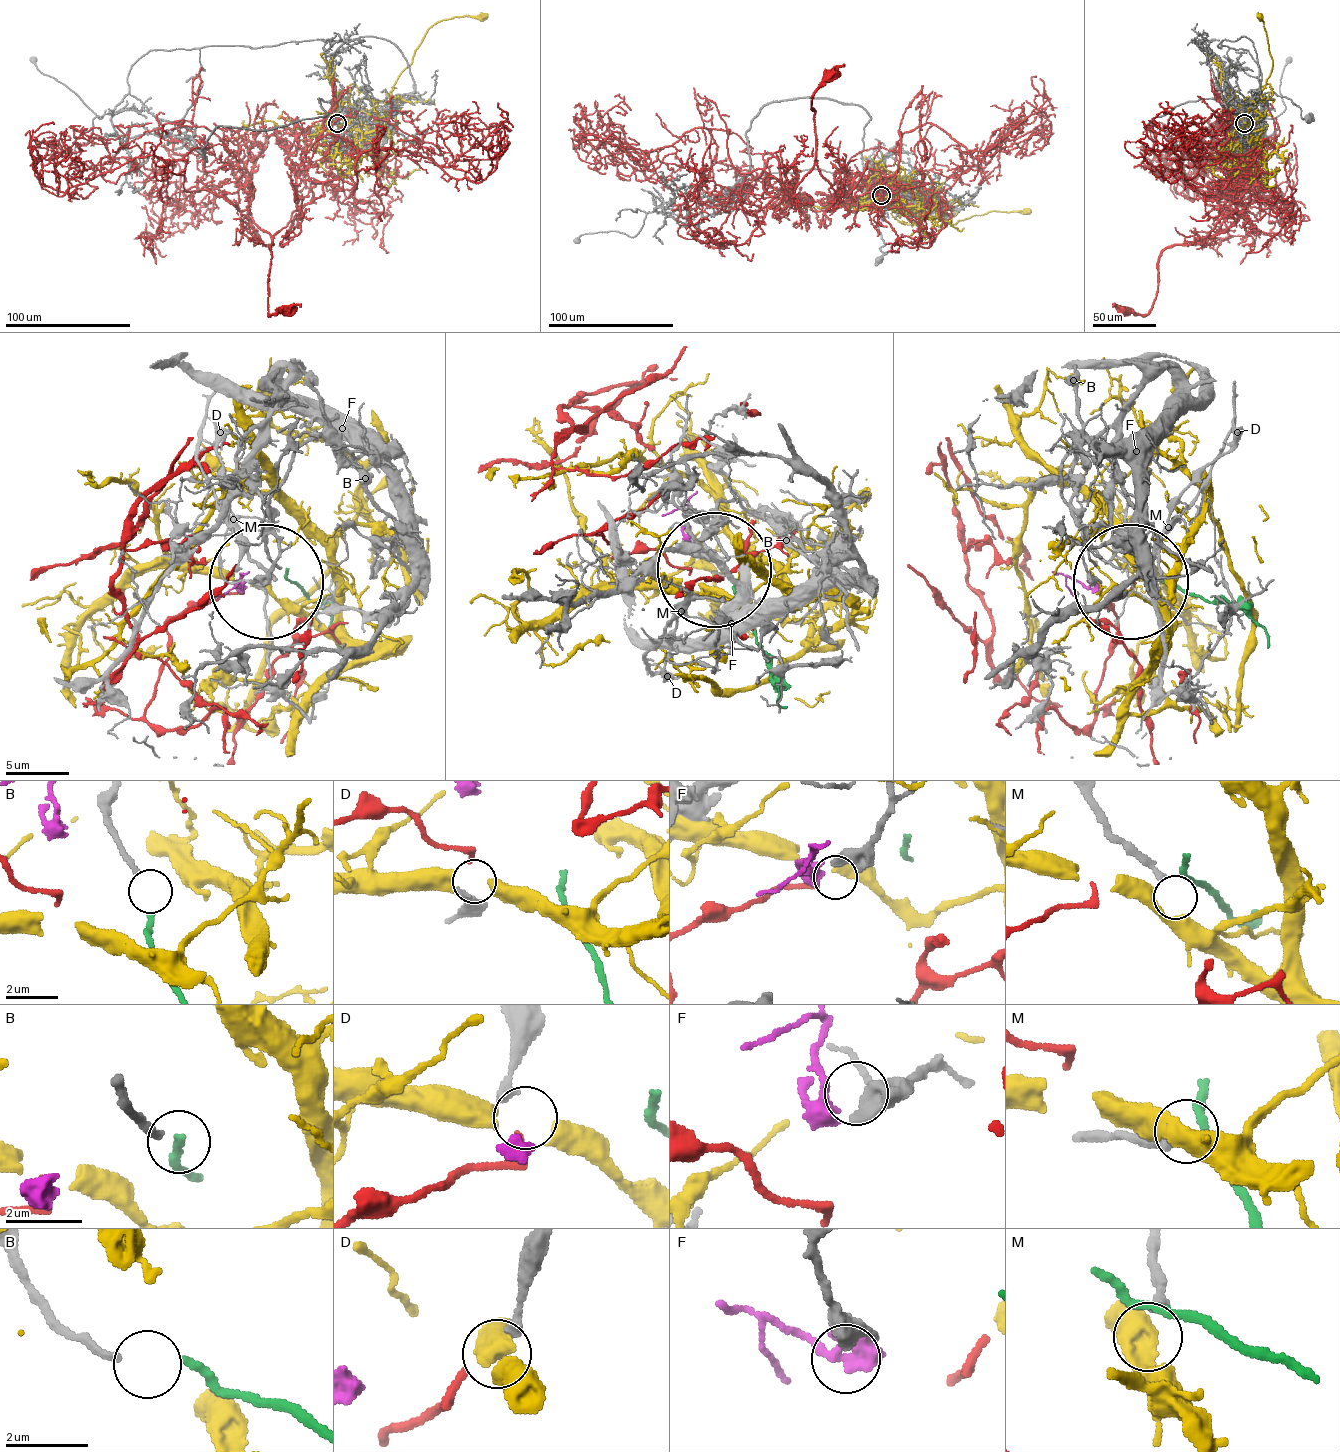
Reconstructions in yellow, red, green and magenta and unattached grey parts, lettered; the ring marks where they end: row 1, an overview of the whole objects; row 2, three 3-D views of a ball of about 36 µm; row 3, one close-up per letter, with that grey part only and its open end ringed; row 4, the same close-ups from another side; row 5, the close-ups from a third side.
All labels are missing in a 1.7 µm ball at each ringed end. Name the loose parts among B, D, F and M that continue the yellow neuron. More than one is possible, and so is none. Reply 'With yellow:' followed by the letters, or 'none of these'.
With yellow: none of these

